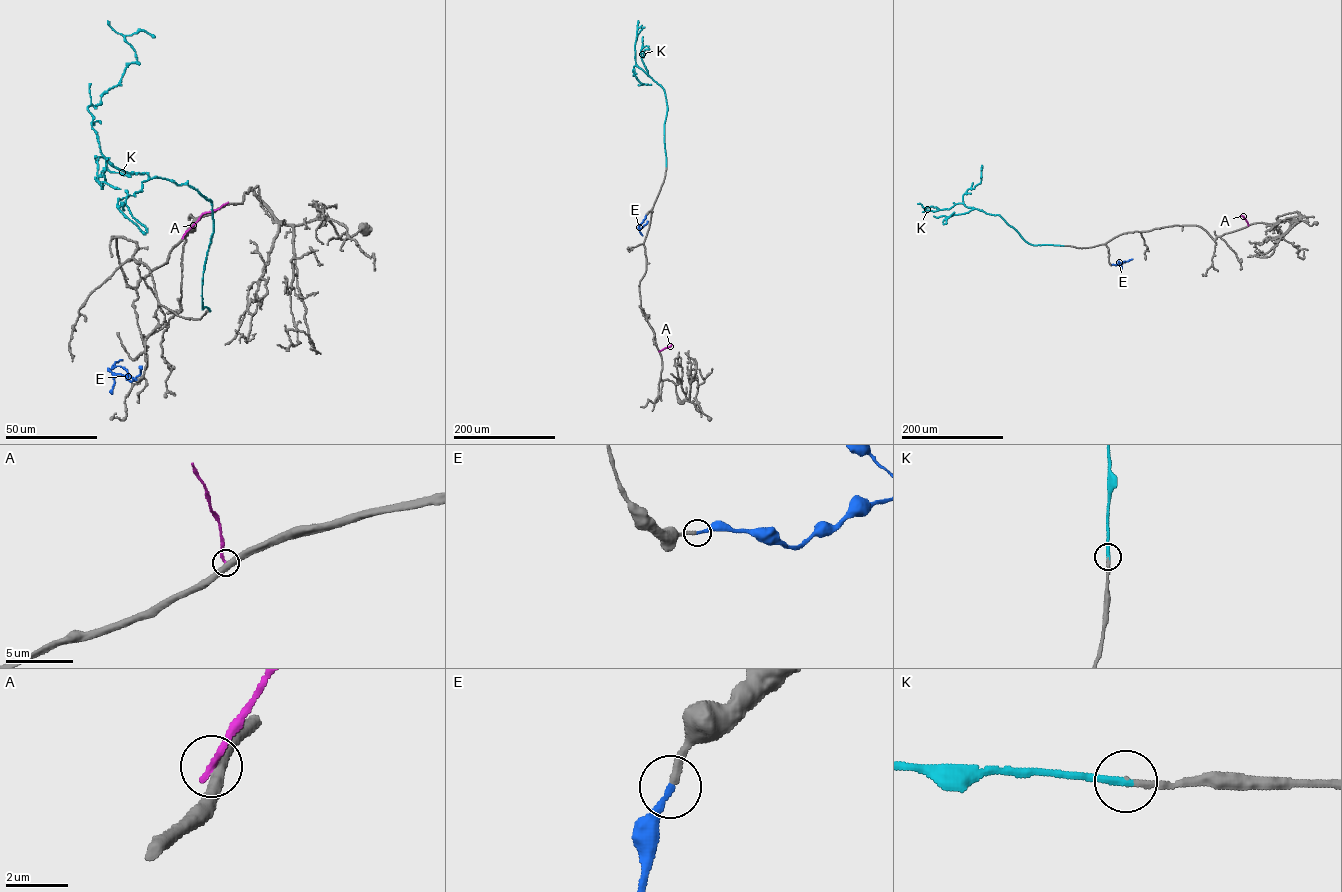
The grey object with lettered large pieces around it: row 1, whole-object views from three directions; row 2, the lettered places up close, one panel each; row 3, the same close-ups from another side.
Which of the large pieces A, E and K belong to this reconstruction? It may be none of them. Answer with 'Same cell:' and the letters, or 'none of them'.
Same cell: E, K

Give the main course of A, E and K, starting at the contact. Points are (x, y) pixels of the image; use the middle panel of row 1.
A: (659, 351), (671, 345)
E: (646, 215), (638, 228), (647, 221)
K: (666, 166), (664, 124), (667, 108), (664, 90), (634, 66), (632, 71), (638, 81), (651, 84)

